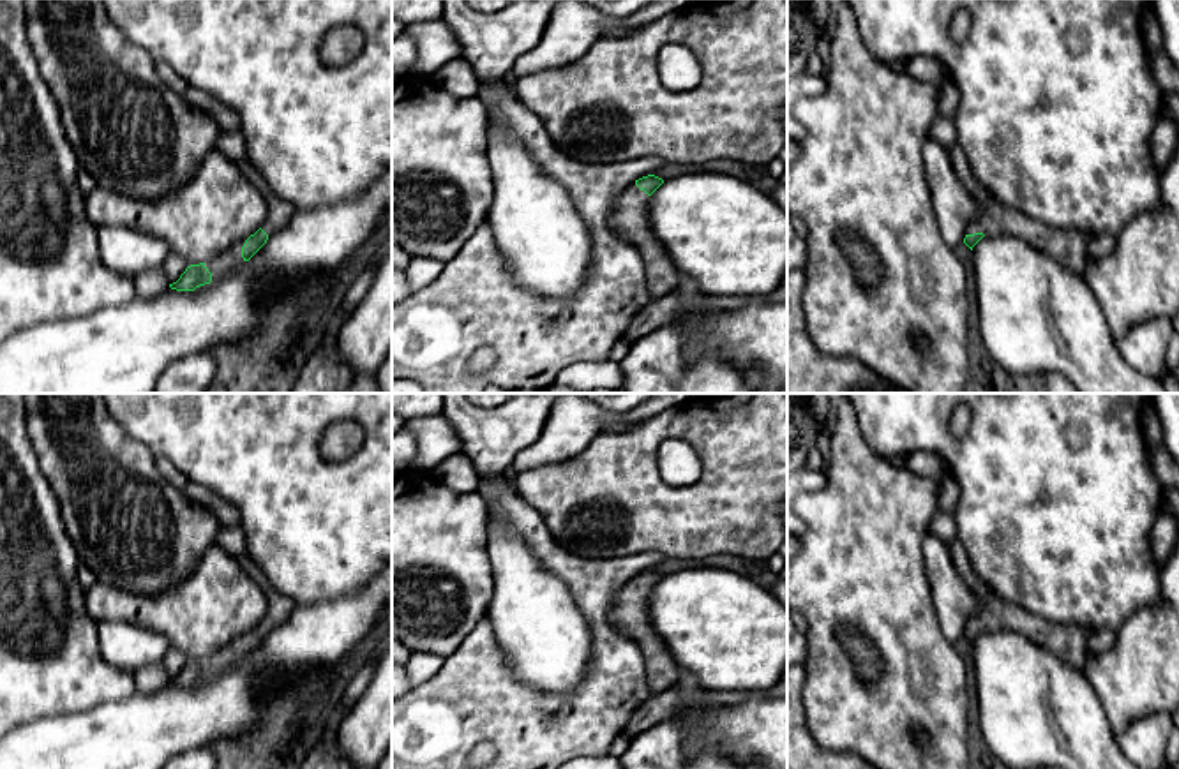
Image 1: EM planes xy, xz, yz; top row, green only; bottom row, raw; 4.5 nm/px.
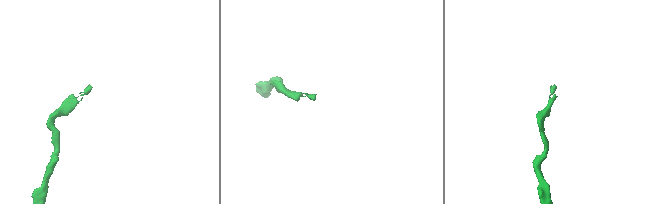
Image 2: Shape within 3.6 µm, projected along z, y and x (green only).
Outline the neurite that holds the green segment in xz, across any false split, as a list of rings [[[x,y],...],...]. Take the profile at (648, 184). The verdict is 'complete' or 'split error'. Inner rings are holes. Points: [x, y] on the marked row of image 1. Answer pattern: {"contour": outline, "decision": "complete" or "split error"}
{"contour": [[[655,175],[635,180],[616,198],[614,212],[609,217],[616,235],[630,242],[642,256],[650,300],[672,293],[680,282],[680,272],[650,224],[650,196],[662,183],[664,180]]], "decision": "split error"}

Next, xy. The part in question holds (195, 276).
{"contour": [[[238,161],[237,166],[240,173],[261,192],[268,206],[261,228],[249,238],[231,245],[214,261],[187,266],[180,279],[169,284],[171,289],[194,291],[199,286],[222,280],[249,261],[267,243],[267,240],[282,229],[295,215],[295,205],[279,198],[249,161]]], "decision": "split error"}

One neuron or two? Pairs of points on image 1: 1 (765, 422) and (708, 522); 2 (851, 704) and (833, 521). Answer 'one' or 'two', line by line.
1: one
2: one

